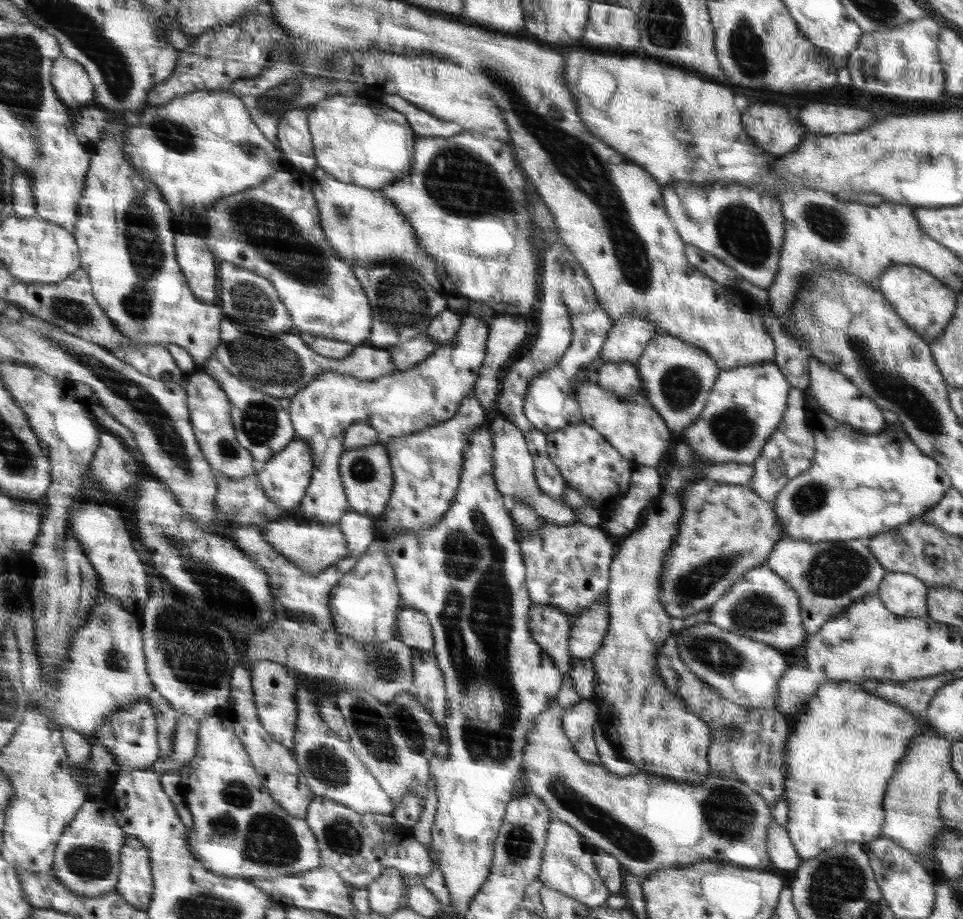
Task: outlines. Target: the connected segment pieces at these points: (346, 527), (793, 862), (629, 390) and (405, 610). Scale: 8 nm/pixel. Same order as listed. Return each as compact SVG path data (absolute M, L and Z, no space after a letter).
M352 509L344 513L339 527L344 533L344 539L348 543L350 554L354 557L362 556L374 540L375 529L373 526L373 517L360 514Z
M775 821L770 826L767 851L771 857L772 866L778 870L791 871L803 864L791 836L784 826L778 826Z
M606 361L600 368L596 381L620 397L634 397L636 393L644 391L638 366L630 361Z
M402 606L398 612L397 627L396 635L403 643L407 643L412 651L424 653L434 649L434 631L424 611Z

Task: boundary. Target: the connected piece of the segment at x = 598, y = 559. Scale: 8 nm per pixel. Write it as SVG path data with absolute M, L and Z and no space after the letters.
M580 523L542 525L538 531L524 533L523 562L527 566L527 584L531 598L538 604L558 607L573 620L608 590L613 540L598 527Z

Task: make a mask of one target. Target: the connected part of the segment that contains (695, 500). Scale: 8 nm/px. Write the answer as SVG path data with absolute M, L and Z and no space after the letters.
M700 478L700 481L692 482L688 487L684 492L679 536L668 550L662 579L662 601L664 609L672 617L671 627L674 632L682 628L682 620L710 608L730 592L730 588L748 570L765 565L774 546L784 539L783 526L775 513L774 502L762 499L752 489L752 485L718 483Z

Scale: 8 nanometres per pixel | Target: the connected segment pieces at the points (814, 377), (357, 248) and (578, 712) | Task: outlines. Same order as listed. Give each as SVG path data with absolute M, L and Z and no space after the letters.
M814 357L809 359L809 384L805 389L805 399L814 399L824 413L838 421L847 422L853 430L862 431L863 434L878 434L886 428L881 409L873 399L868 398L847 375L840 374L840 371L824 365Z
M320 168L314 169L309 175L323 231L344 262L371 270L390 258L403 260L407 267L422 276L445 299L458 295L455 282L447 276L444 265L420 247L419 236L412 223L381 189L367 189L342 182Z
M590 699L576 702L563 714L563 727L580 758L600 764L598 744L595 742L595 726L599 720L598 710Z

